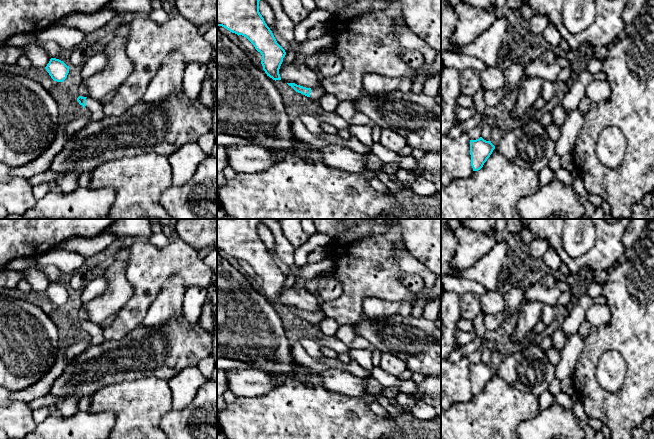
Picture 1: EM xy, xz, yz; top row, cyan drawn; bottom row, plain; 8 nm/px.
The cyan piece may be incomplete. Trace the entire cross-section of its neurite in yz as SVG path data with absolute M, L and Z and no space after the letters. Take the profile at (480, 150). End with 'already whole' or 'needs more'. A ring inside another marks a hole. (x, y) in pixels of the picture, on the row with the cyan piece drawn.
M482 137L470 140L471 166L473 171L478 171L483 167L494 149L495 146L491 141L486 141Z | already whole

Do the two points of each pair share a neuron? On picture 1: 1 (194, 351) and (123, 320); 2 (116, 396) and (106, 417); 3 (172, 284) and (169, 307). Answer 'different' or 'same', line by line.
1: different
2: different
3: same

